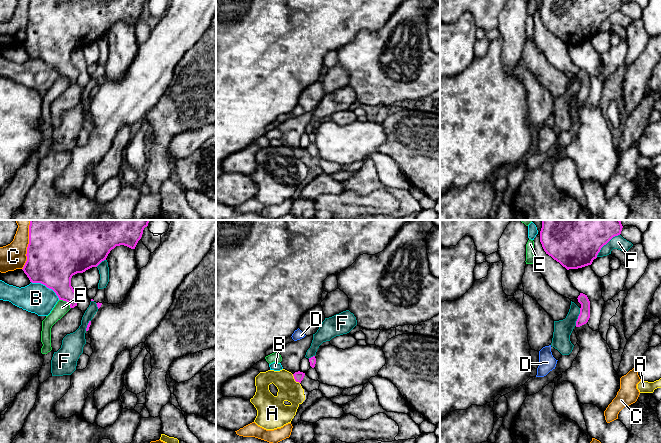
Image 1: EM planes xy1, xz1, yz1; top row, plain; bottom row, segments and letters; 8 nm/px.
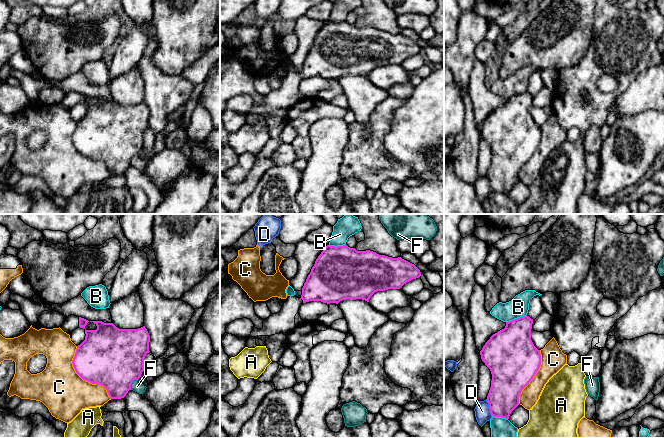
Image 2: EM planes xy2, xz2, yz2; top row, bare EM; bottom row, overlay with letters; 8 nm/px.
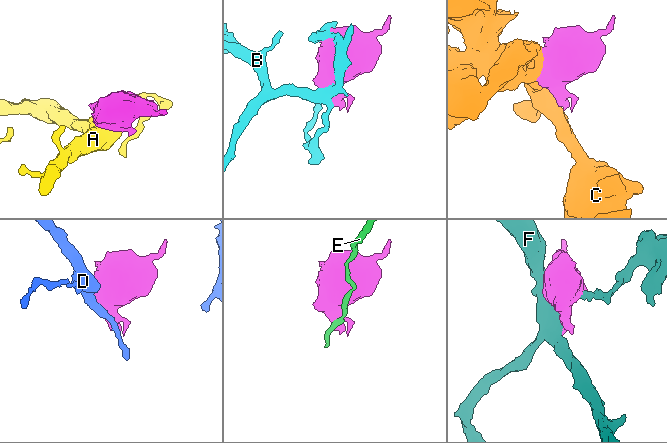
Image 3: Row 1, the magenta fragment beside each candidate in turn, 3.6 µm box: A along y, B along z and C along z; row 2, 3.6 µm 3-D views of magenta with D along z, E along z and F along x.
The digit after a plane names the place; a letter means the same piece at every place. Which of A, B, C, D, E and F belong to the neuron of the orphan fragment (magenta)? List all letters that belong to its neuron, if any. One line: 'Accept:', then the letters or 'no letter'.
Accept: no letter

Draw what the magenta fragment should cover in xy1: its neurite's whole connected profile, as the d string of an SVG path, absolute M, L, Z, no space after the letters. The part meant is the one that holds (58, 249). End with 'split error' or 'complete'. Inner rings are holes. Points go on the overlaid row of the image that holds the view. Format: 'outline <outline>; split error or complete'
outline M30 220L27 261L22 270L30 282L41 283L52 289L59 300L68 302L70 308L74 308L79 295L71 286L72 276L97 267L116 246L124 245L135 249L148 223L149 220Z; complete

